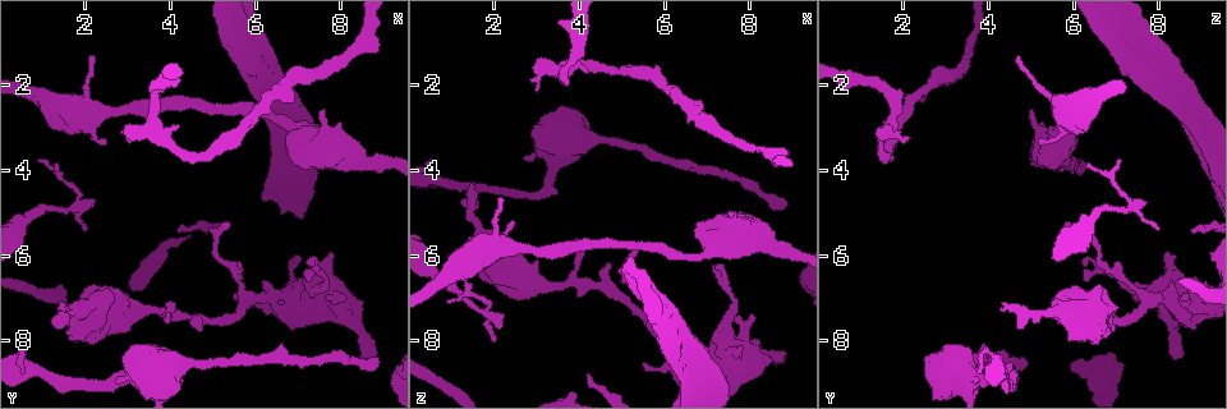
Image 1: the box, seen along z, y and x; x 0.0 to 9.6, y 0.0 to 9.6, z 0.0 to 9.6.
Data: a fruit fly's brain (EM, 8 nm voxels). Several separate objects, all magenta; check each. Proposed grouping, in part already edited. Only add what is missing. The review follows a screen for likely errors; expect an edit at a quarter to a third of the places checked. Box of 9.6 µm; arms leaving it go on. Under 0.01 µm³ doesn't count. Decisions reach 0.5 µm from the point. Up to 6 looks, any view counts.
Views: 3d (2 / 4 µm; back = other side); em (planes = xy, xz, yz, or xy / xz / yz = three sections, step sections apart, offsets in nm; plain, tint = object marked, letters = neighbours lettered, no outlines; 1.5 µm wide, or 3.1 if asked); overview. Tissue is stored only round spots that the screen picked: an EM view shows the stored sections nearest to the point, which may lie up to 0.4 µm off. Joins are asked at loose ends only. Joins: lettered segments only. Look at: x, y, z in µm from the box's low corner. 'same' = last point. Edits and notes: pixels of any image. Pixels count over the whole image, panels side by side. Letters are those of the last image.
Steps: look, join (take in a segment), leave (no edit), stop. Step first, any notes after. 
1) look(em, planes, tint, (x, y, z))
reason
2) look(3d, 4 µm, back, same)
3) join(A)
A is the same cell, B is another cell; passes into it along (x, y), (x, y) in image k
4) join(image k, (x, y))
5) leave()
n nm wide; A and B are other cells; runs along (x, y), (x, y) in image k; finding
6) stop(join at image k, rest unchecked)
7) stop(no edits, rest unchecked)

look(em, planes, letters, (2.35, 3.20, 5.20))
tapers out

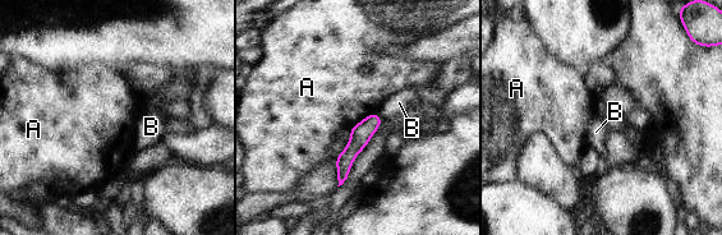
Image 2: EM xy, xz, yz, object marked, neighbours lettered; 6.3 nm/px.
leave()
A touches over 200 nm; A and B are other cells; runs along (375, 116), (344, 160), (341, 178) in image 2; none of them fits

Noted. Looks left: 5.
look(3d, 4 µm, (2.20, 1.35, 4.70))
free end

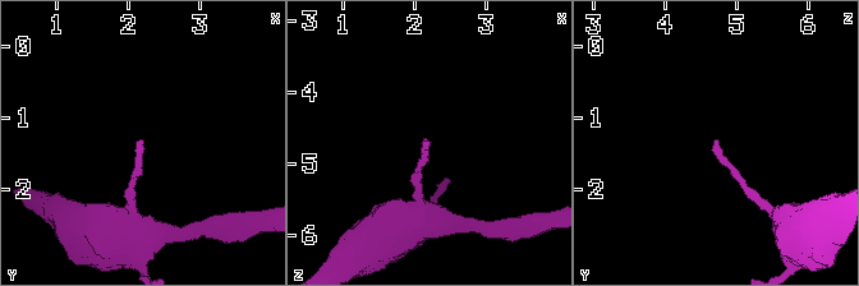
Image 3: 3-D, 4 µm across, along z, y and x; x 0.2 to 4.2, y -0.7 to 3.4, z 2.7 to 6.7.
look(em, planes, letters, (2.20, 1.35, 4.65))
now the EM

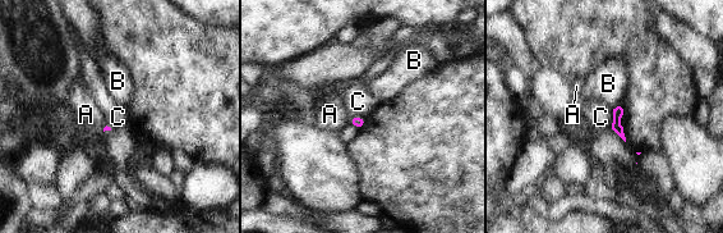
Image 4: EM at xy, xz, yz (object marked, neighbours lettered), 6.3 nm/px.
leave()
A, B and C are other cells; none of them fits

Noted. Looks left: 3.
look(3d, 4 µm, (8.65, 8.40, 8.35))
free end

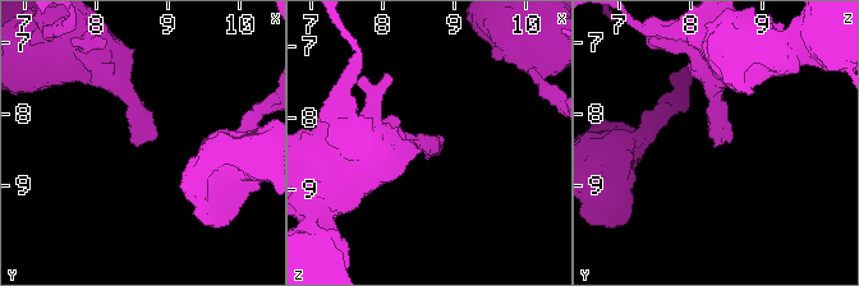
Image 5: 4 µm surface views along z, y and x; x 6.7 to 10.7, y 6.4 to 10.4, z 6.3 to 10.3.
look(em, planes, letters, (8.60, 8.40, 8.40))
shape alone is not enough

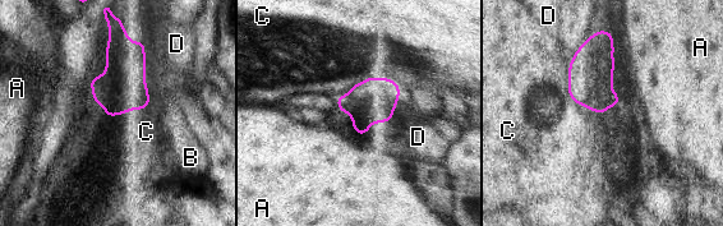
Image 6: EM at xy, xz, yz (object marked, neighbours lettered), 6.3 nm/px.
join(B)
A touches over 460 nm; B is the same cell, A, C and D are other cells; the neuron continues

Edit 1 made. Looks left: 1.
stop(join at image 6, rest unchecked)

